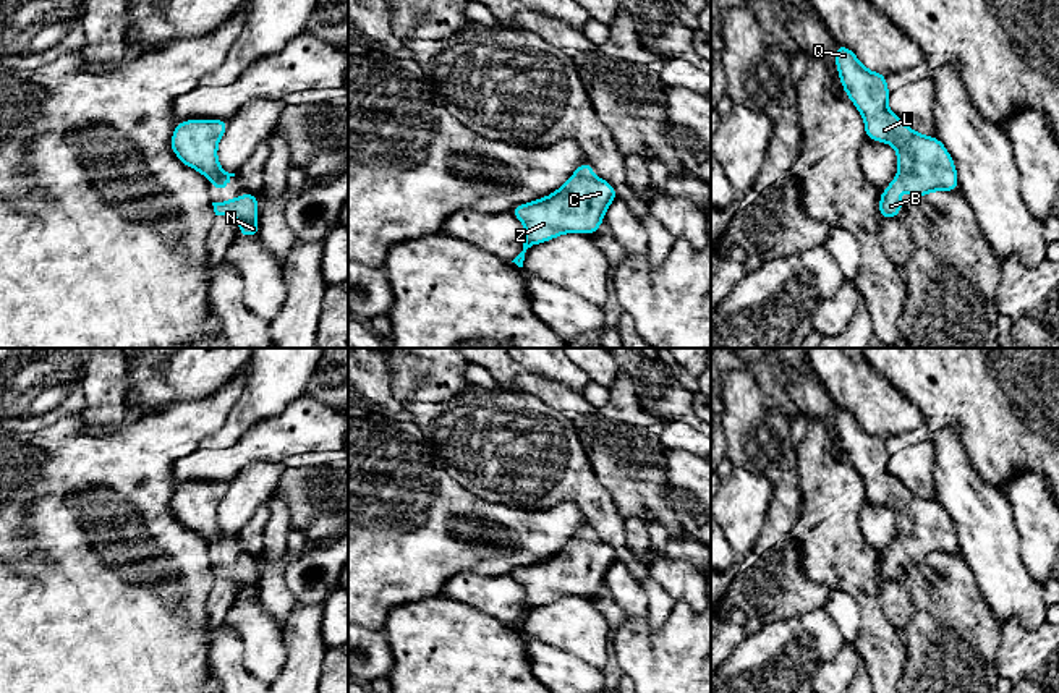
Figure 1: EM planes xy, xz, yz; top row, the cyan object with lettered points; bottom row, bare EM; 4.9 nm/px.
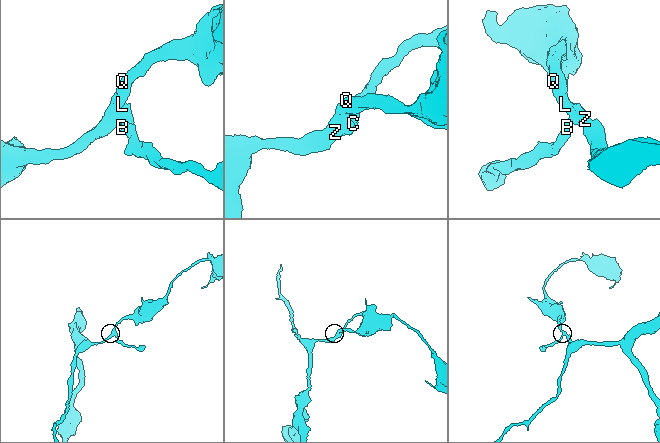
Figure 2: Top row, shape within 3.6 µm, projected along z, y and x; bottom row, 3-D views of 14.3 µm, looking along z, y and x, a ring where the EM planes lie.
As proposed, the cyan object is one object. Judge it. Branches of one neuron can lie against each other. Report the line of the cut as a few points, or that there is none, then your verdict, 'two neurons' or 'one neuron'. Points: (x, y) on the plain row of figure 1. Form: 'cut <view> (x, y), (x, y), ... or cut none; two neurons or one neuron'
cut none; one neuron

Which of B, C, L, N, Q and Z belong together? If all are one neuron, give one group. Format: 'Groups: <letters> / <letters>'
Groups: B C L N Q Z

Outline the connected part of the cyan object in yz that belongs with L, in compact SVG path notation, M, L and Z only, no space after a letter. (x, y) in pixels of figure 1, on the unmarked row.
M842 406L834 418L842 450L865 483L870 504L891 507L897 513L897 541L879 559L879 581L895 581L904 568L900 552L920 562L931 554L959 554L955 525L936 499L923 499L907 489L887 470L887 439L870 434Z

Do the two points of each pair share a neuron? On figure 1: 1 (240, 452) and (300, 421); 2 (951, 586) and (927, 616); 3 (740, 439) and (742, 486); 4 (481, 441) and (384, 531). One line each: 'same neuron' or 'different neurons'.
1: same neuron
2: same neuron
3: different neurons
4: different neurons

